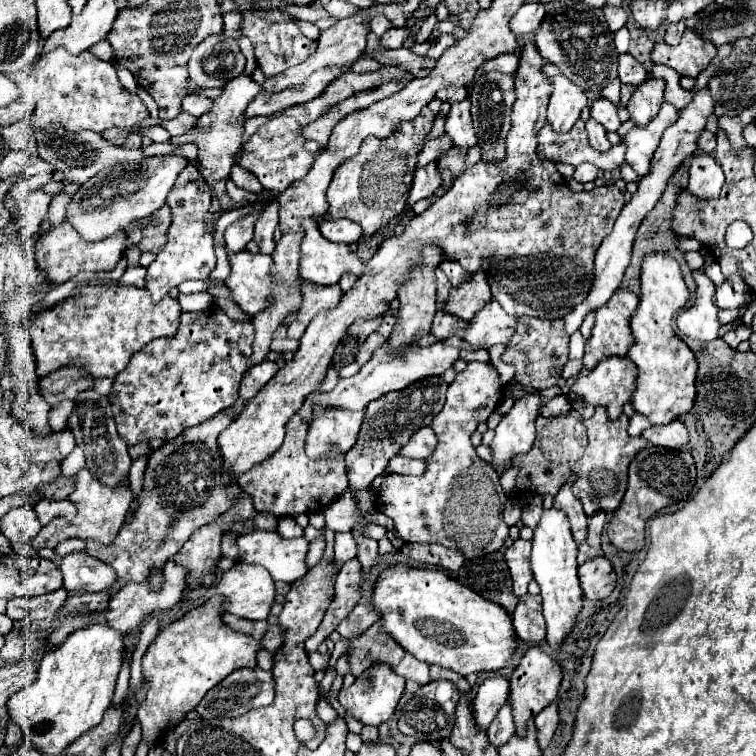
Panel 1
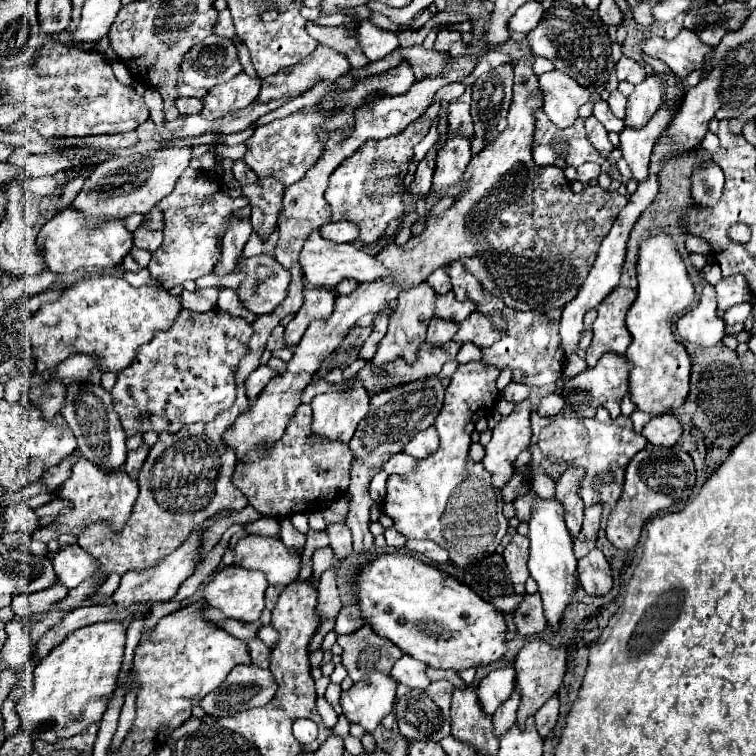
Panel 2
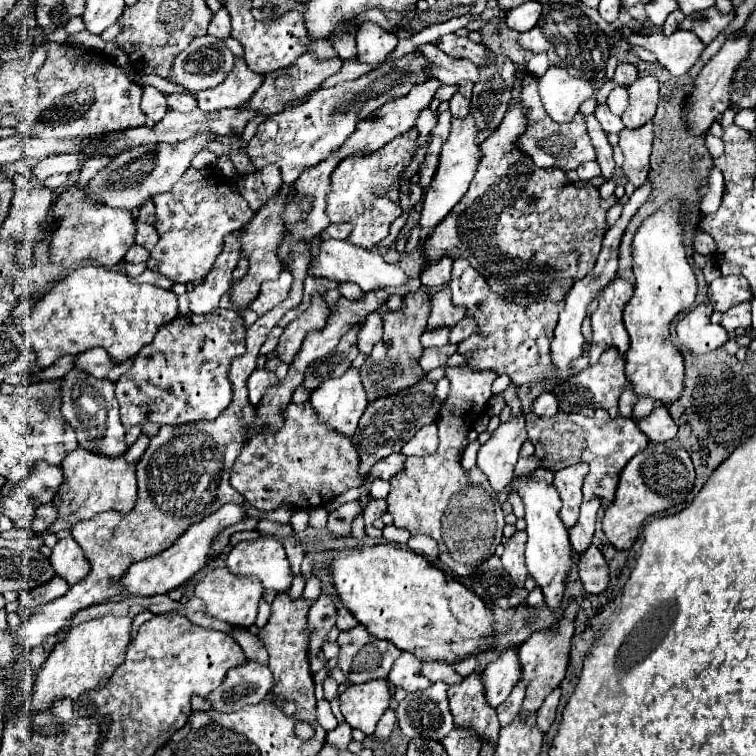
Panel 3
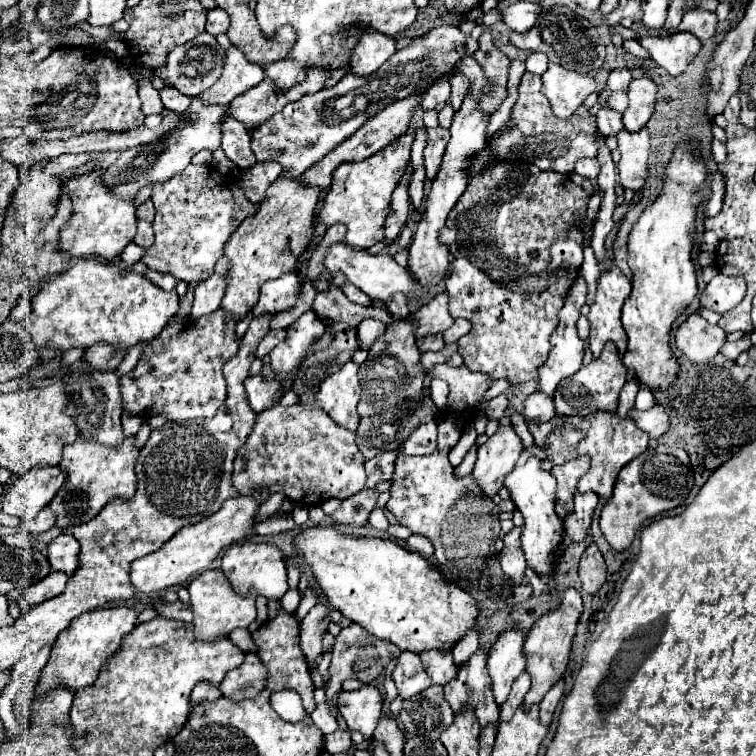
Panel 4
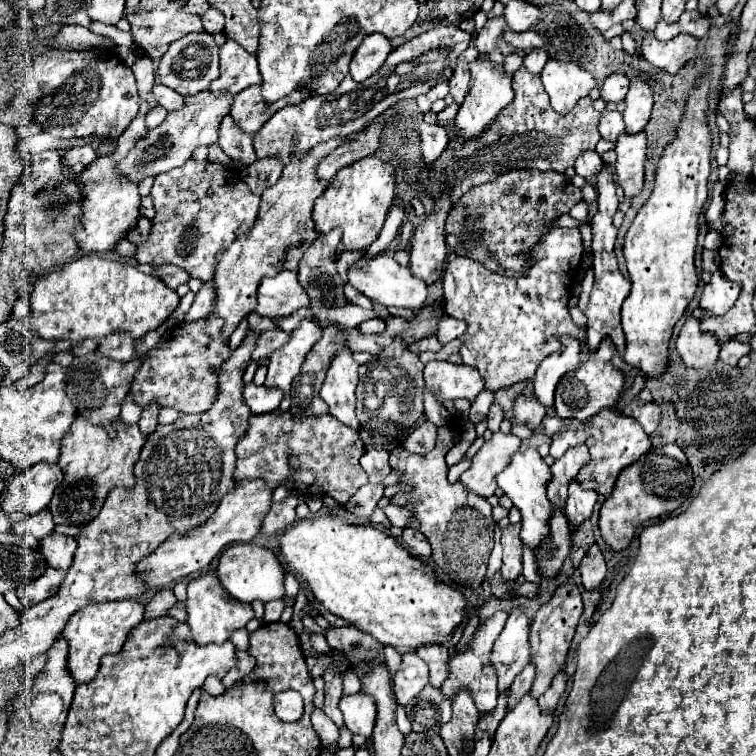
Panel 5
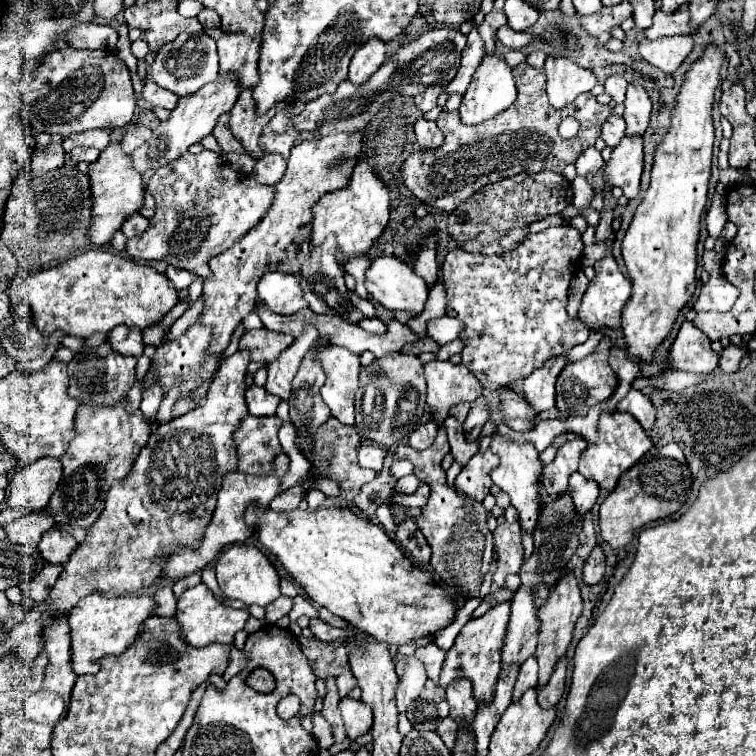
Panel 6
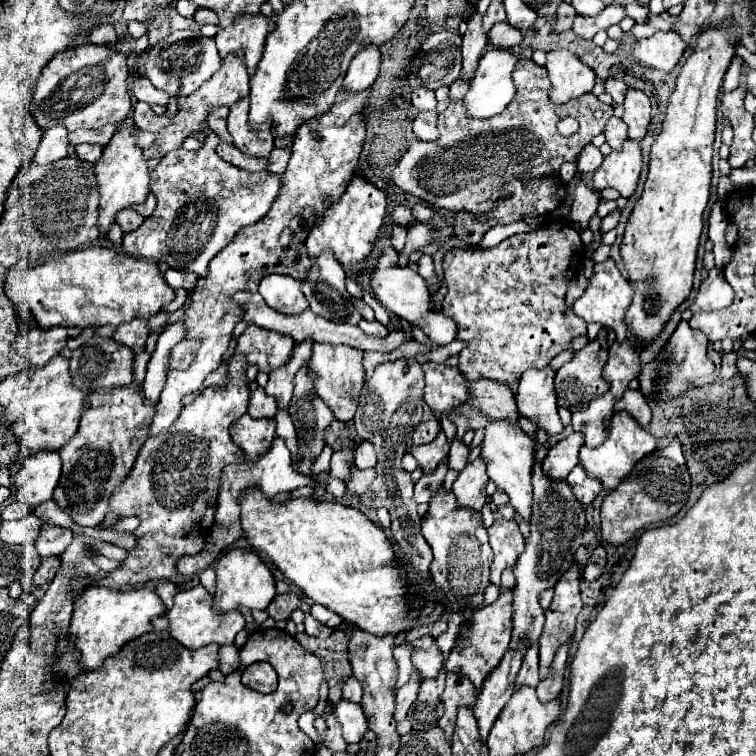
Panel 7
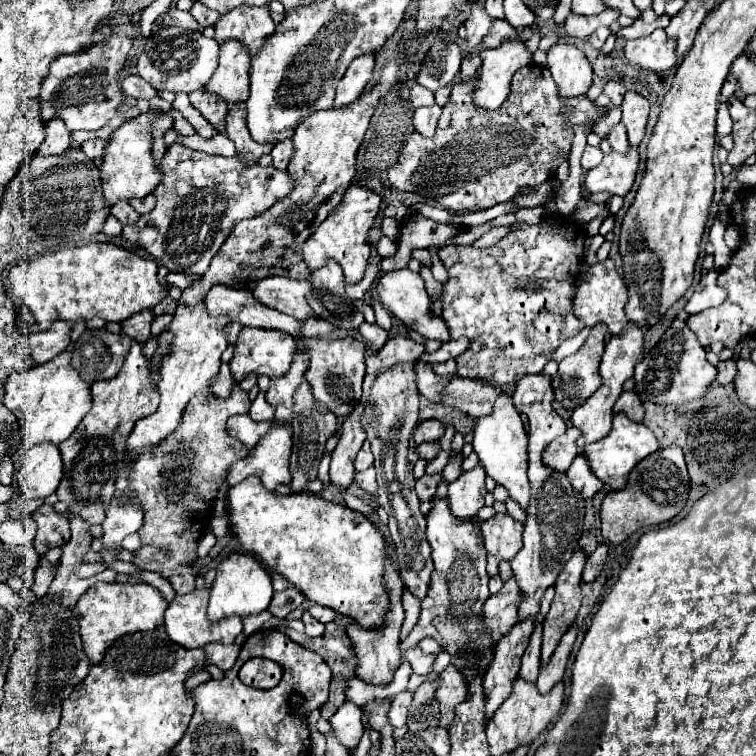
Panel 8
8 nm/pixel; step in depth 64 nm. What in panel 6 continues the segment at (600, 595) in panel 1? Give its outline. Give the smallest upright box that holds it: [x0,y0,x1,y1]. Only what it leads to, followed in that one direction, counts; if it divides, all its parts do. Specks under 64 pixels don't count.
[584,546,606,584]

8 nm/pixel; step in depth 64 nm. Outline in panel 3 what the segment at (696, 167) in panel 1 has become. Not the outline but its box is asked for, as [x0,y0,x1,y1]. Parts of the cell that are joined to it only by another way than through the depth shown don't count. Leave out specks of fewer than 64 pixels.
[700,168,724,214]

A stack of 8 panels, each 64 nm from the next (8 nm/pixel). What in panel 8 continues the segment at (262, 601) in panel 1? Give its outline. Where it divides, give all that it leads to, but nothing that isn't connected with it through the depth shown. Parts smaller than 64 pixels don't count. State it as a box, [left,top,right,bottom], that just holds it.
[166,590,242,648]

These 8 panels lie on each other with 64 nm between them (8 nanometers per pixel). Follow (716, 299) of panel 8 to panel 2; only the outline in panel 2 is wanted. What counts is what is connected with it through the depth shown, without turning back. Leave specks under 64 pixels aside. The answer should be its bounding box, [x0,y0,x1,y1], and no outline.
[716,276,752,312]

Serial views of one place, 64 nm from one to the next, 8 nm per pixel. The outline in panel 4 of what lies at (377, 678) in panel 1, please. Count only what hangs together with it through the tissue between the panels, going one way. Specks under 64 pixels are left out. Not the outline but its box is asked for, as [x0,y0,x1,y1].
[338,684,382,740]

